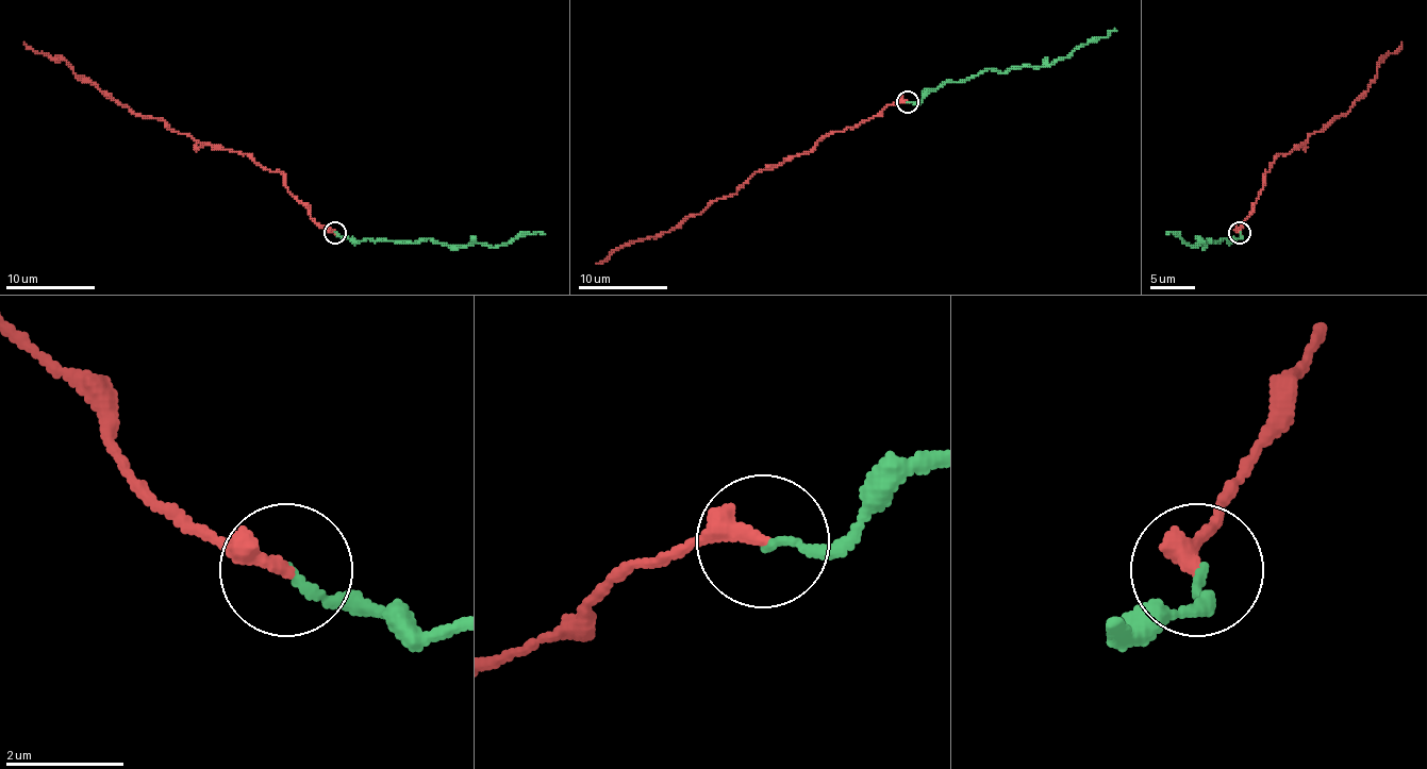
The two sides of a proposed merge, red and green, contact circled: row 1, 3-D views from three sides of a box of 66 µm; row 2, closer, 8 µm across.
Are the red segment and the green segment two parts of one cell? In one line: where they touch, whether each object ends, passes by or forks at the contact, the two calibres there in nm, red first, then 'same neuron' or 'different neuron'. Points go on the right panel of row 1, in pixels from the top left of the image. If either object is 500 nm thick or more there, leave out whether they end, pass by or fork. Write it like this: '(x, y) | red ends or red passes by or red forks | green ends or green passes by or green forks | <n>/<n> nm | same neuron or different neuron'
(1240, 232) | red ends | green ends | 320/150 nm | same neuron

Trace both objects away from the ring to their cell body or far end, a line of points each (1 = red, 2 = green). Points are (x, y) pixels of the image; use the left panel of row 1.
1: (334, 232), (316, 222), (279, 171), (135, 116), (64, 60), (23, 42)
2: (334, 232), (357, 240), (435, 240), (446, 245), (482, 243), (496, 248), (523, 234), (545, 234)

